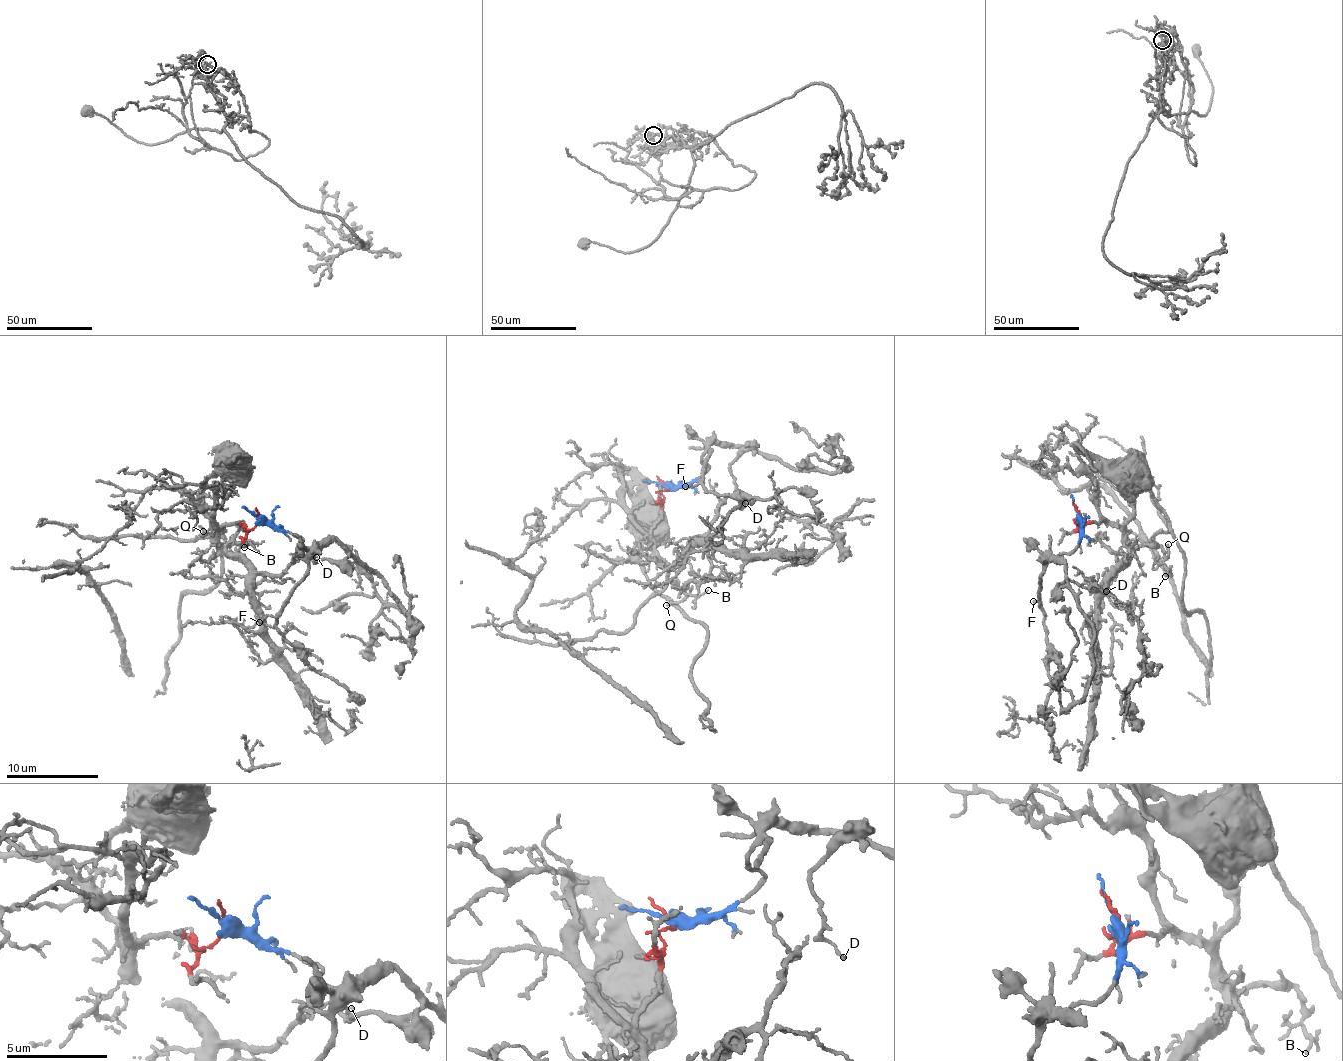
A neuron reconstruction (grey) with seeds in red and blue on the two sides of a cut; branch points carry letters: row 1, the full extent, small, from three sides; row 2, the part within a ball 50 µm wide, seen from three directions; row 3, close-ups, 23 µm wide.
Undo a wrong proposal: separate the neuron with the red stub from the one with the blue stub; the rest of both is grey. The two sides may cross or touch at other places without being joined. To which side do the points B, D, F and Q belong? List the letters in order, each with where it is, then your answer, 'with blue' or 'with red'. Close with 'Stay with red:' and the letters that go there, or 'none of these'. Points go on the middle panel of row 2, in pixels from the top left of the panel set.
B: at (708, 590); with red
D: at (745, 503); with blue
F: at (685, 486); with blue
Q: at (666, 605); with red
Stay with red: B, Q

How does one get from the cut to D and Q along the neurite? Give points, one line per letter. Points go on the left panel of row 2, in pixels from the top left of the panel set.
D: (257, 518), (302, 541), (297, 555), (305, 558), (337, 540), (346, 551), (339, 561), (315, 562), (316, 557)
Q: (257, 518), (249, 530), (241, 523), (222, 525), (217, 541), (213, 537), (220, 530), (223, 534), (202, 531)

